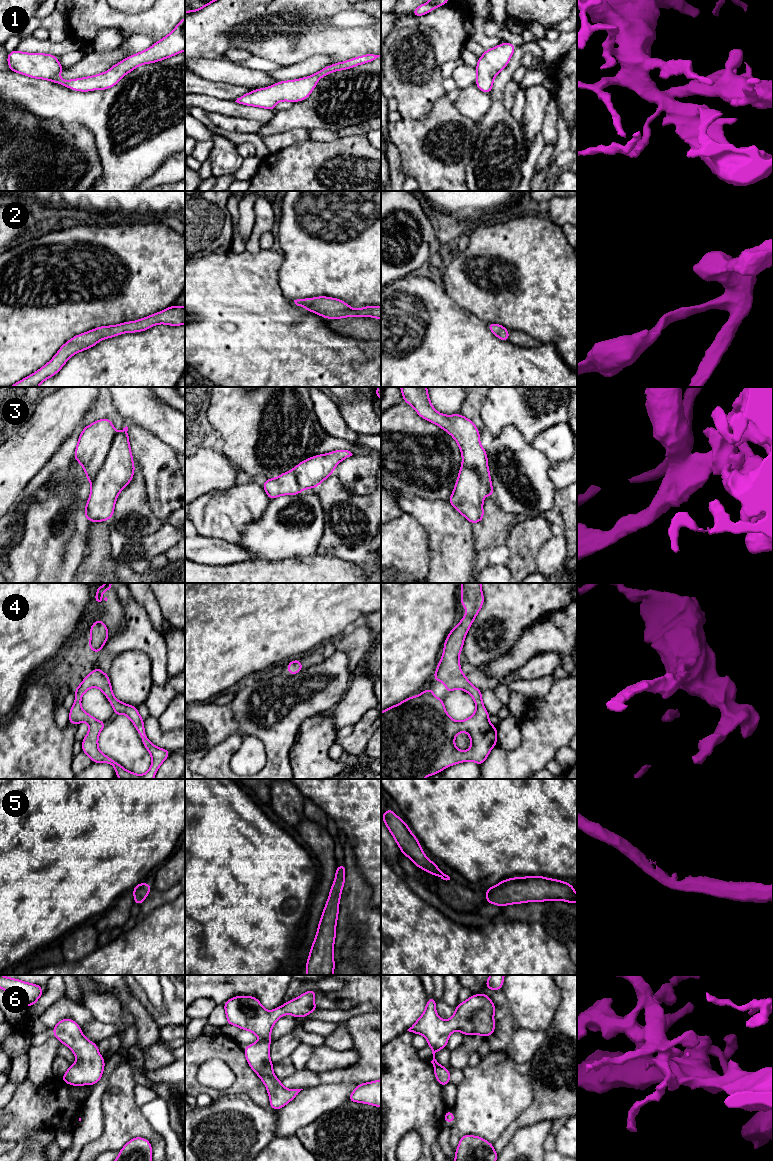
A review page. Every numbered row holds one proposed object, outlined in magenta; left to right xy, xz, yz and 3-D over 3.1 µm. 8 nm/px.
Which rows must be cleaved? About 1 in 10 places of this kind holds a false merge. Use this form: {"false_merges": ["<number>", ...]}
{"false_merges": []}

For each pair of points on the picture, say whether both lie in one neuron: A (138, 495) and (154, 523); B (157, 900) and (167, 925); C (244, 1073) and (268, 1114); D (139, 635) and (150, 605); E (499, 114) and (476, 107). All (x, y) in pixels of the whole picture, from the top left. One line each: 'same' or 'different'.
A: same
B: different
C: different
D: different
E: different

